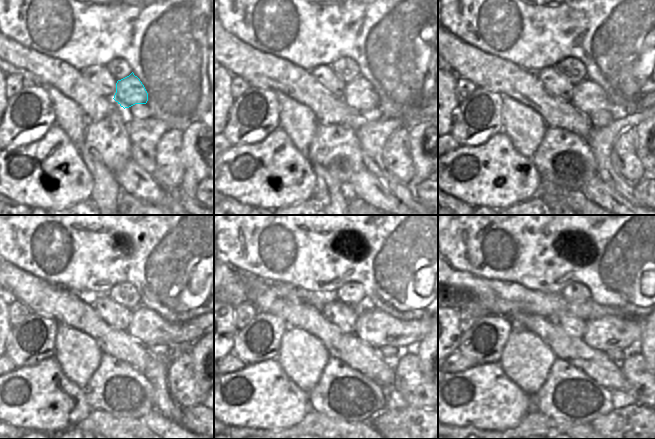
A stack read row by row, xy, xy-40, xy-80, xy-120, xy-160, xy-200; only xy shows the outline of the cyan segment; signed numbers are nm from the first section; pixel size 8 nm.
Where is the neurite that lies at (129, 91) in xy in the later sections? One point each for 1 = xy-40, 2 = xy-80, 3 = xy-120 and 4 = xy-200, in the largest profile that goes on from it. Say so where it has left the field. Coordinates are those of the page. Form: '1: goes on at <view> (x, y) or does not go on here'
1: goes on at xy-40 (359, 94)
2: goes on at xy-80 (587, 96)
3: goes on at xy-120 (147, 326)
4: goes on at xy-200 (606, 333)

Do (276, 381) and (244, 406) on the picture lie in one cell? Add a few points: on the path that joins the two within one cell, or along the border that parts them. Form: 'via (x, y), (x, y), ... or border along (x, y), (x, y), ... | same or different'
via (268, 389), (262, 395), (252, 398) | same

